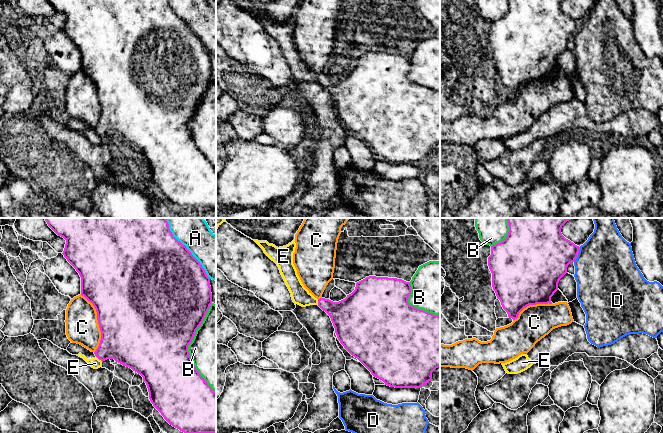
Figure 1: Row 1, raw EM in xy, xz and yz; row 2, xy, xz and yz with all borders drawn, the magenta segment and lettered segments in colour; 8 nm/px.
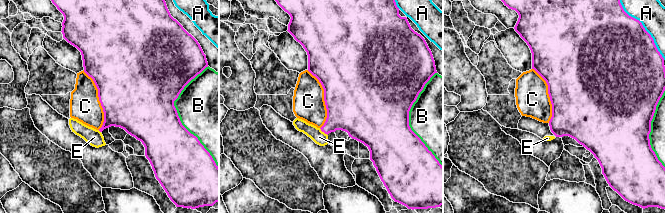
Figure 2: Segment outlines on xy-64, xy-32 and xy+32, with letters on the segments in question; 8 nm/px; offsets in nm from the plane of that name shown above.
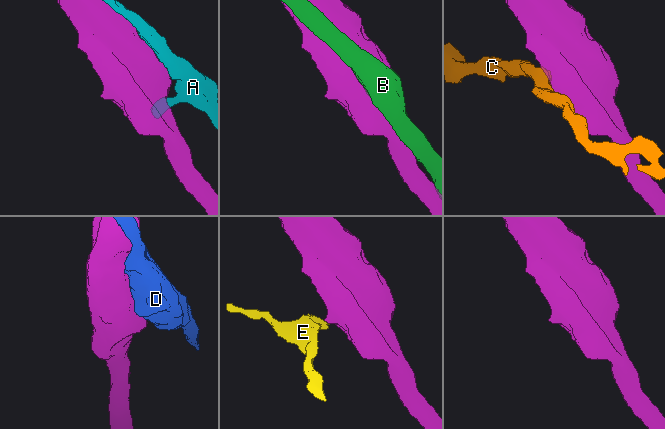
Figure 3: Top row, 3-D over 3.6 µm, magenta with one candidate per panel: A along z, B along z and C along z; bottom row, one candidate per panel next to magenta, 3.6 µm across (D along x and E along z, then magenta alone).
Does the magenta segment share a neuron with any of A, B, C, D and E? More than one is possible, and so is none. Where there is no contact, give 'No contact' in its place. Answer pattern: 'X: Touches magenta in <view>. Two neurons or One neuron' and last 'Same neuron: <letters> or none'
A: Touches magenta in xy. Two neurons
B: Touches magenta in xy. Two neurons
C: Touches magenta in xy. Two neurons
D: Touches magenta in yz. Two neurons
E: Touches magenta in xy. Two neurons
Same neuron: none

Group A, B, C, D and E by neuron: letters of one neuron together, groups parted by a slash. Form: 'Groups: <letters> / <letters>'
Groups: A C E / B / D

